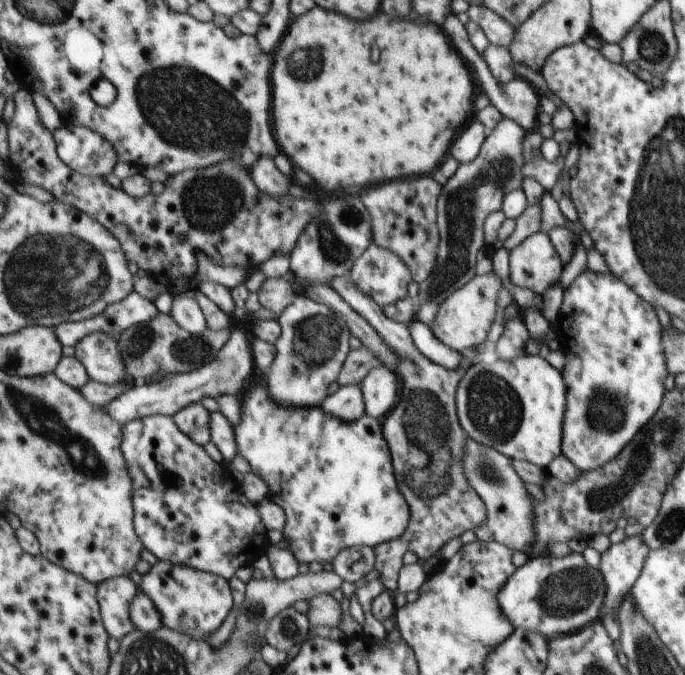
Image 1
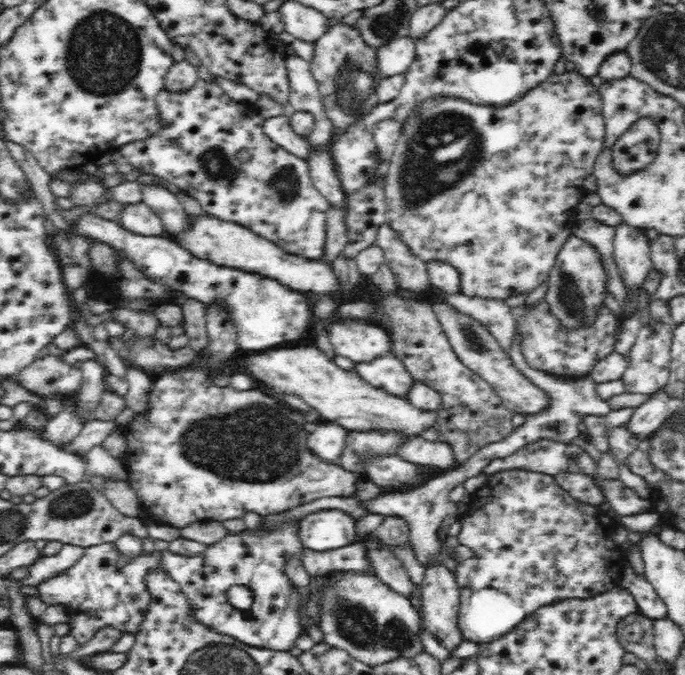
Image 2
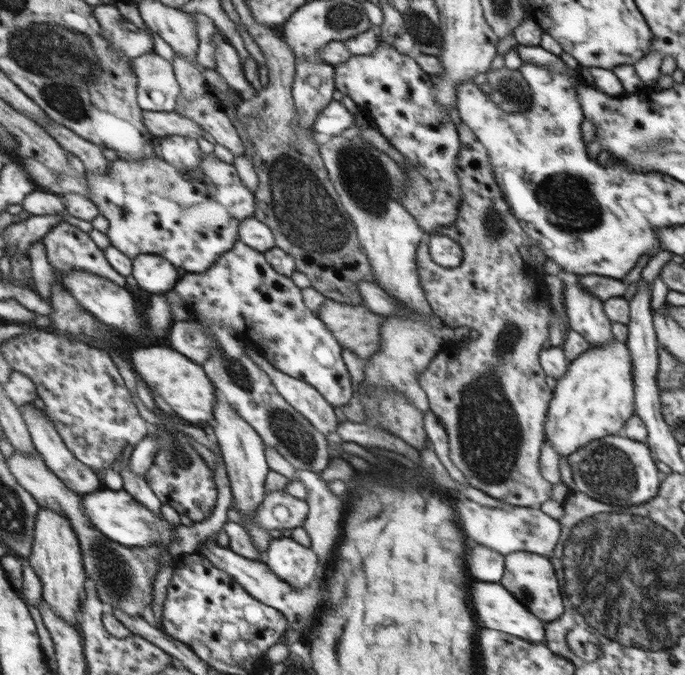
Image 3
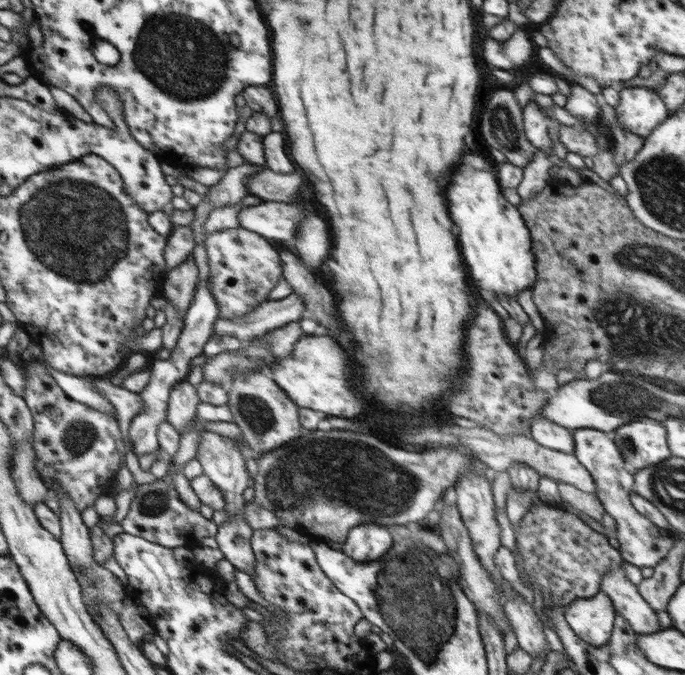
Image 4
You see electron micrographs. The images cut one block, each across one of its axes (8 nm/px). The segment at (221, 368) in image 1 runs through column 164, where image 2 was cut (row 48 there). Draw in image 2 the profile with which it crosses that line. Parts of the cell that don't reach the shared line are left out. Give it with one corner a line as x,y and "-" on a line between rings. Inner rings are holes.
408,35
389,41
377,50
378,77
405,73
415,59
415,40

